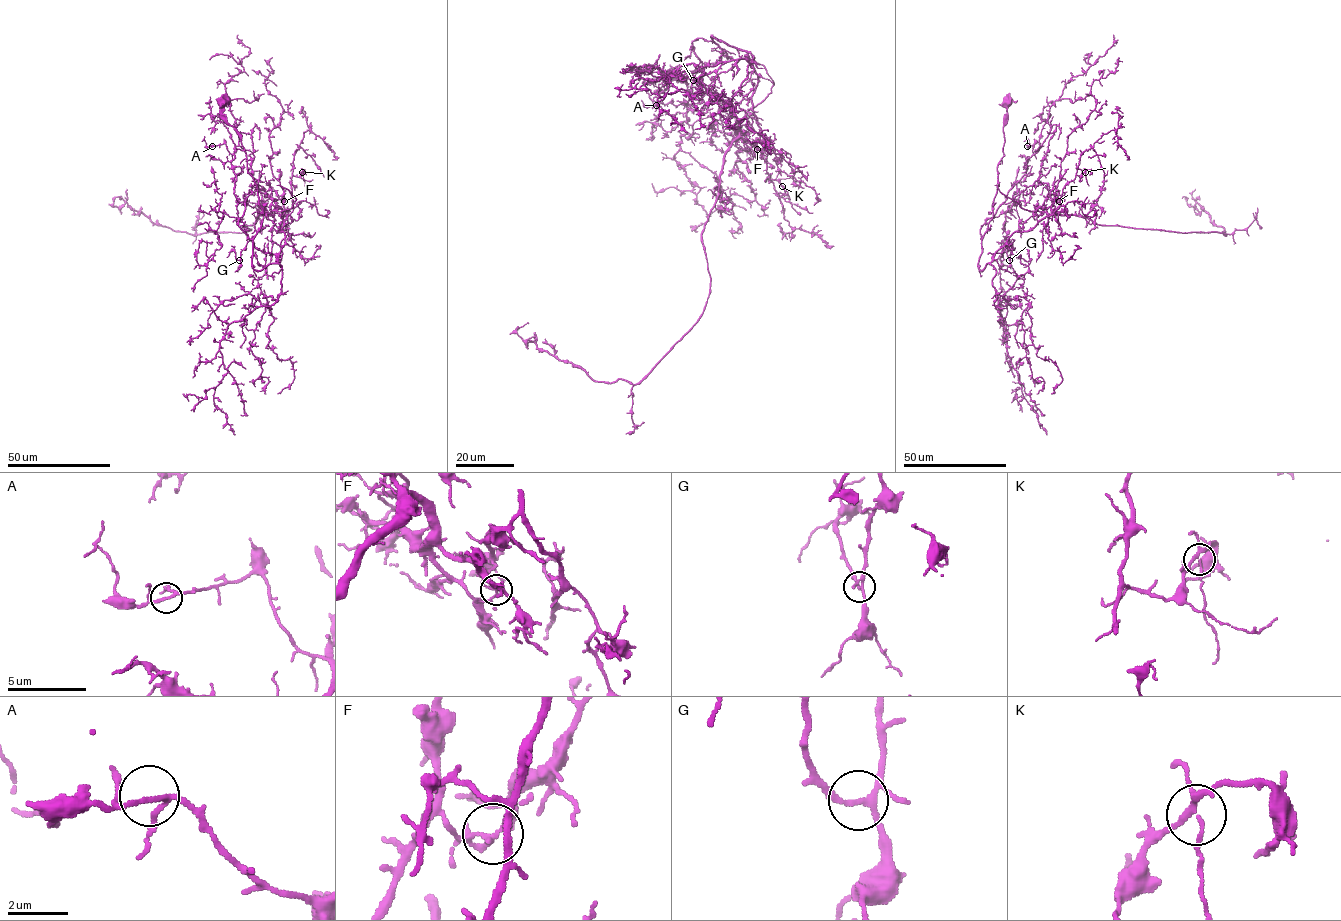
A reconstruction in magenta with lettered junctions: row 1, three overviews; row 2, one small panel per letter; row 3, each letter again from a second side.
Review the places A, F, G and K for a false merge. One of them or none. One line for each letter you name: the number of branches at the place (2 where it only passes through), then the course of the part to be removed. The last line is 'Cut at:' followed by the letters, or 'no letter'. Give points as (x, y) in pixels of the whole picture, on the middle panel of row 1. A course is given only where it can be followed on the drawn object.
F: 5 | (757, 149), (741, 132), (725, 155), (702, 316), (635, 384), (541, 351), (516, 333), (527, 322)
Cut at: F

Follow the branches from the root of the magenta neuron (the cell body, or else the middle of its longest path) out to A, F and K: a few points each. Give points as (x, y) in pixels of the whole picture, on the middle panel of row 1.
A: (669, 77), (727, 54), (695, 39), (702, 67), (686, 77), (686, 111), (670, 115), (656, 105)
F: (669, 77), (727, 56), (711, 35), (744, 50), (757, 74), (757, 149)
K: (669, 77), (727, 56), (711, 35), (744, 50), (757, 74), (751, 103), (768, 144), (766, 171), (782, 186)

